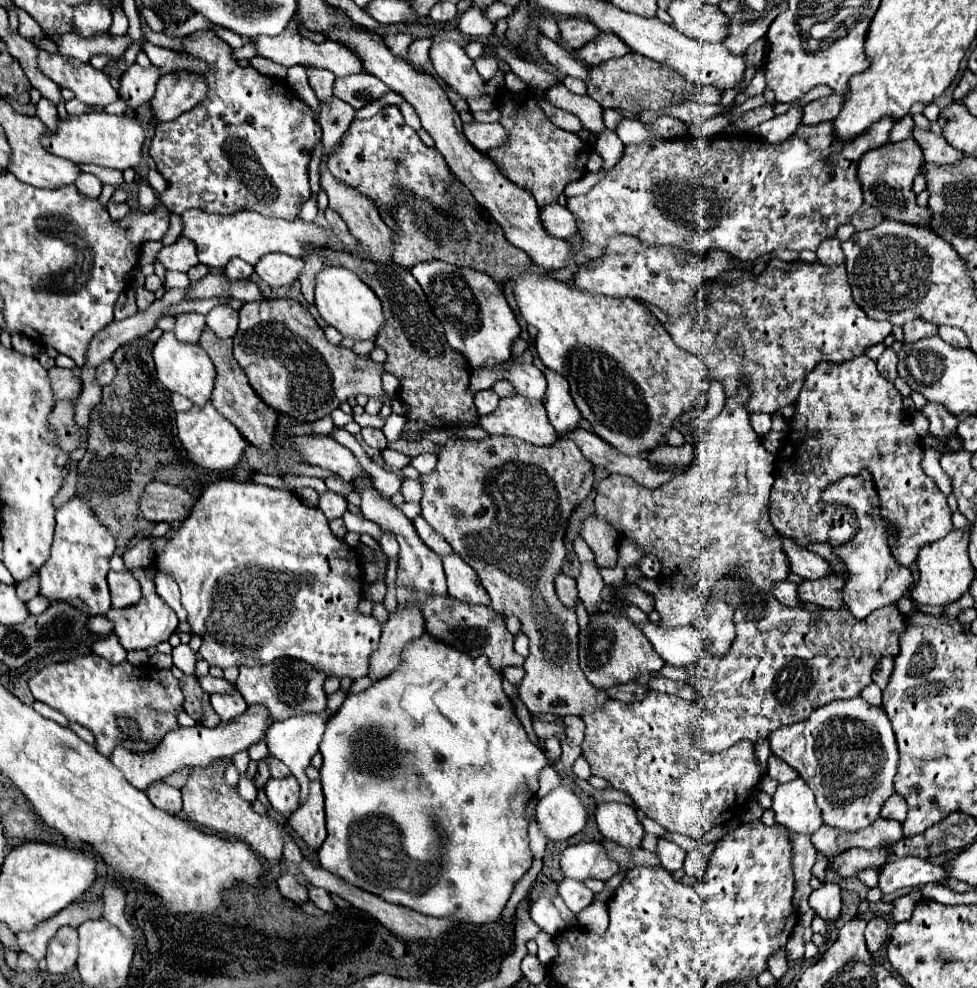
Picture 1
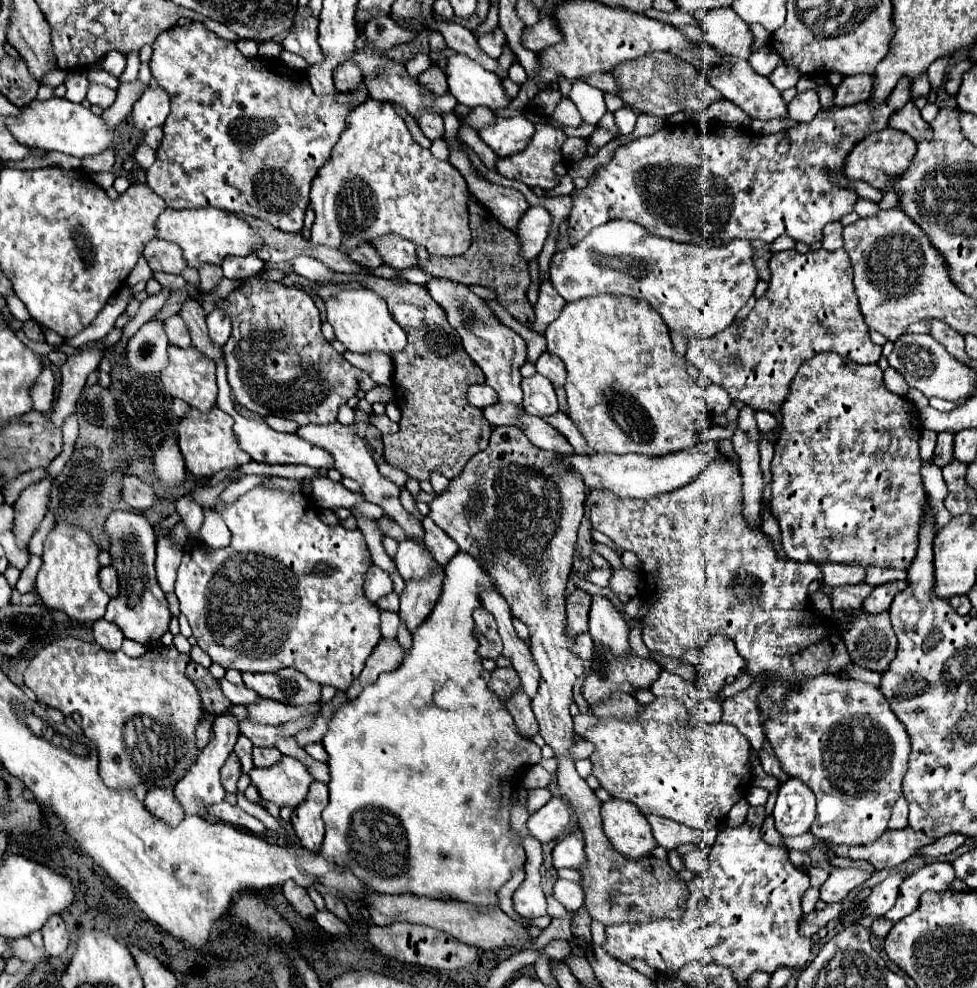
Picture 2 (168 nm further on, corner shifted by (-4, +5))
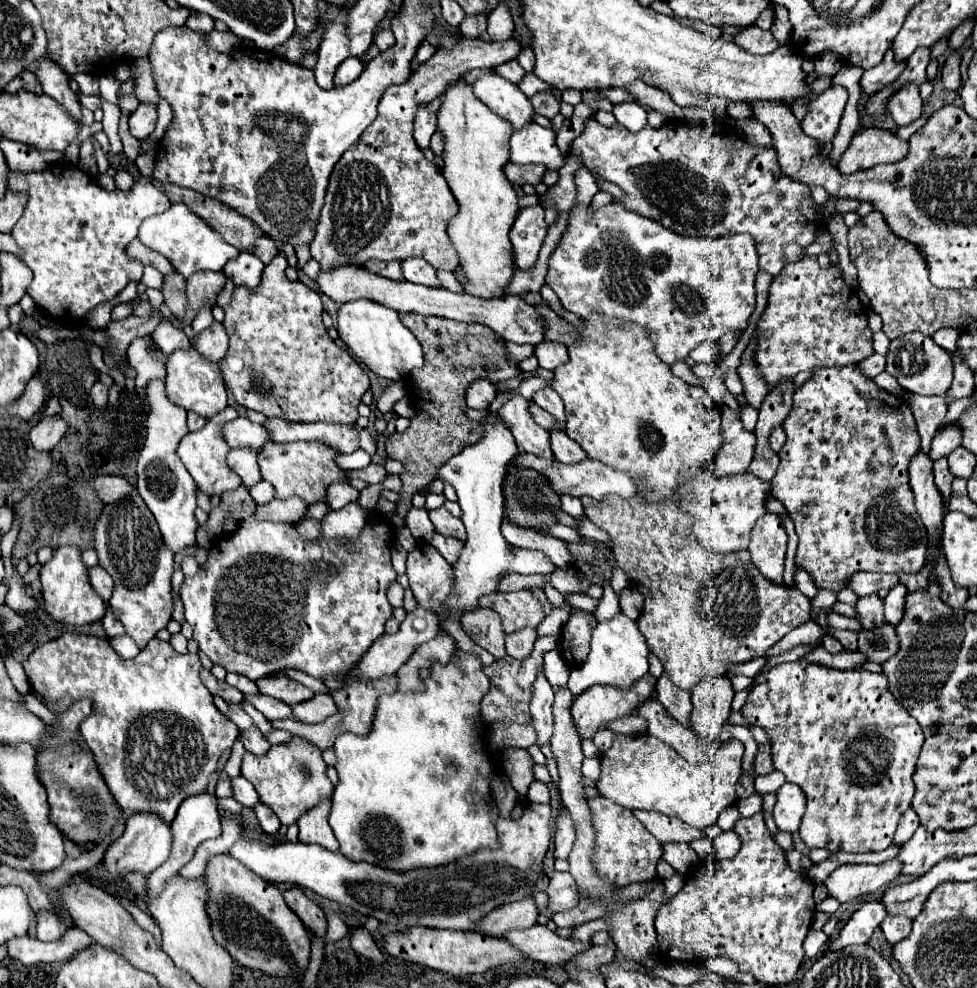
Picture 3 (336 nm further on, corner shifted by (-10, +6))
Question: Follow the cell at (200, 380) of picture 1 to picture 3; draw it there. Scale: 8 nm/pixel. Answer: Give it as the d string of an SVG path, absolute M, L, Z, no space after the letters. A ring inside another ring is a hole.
M195 348L175 350L169 356L165 386L171 402L175 402L177 406L183 406L185 410L197 412L203 418L213 418L215 414L227 408L227 392L225 392L225 382L223 382L219 364L203 358Z

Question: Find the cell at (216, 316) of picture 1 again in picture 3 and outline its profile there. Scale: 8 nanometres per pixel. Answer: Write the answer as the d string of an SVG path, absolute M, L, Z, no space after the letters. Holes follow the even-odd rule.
M213 322L207 330L203 330L195 342L195 350L207 356L213 362L219 362L229 348L229 336L221 322Z

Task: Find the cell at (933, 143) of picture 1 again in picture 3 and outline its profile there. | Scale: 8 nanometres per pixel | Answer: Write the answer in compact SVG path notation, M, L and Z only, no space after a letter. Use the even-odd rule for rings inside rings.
M915 84L903 86L889 100L889 114L897 122L897 126L907 126L915 122L923 112L923 100L919 98L919 88Z

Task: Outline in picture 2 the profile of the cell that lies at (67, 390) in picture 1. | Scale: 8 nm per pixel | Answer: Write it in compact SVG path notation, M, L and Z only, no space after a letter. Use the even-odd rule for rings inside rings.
M43 367L41 375L37 377L37 383L33 385L31 391L31 399L33 399L33 409L41 411L41 413L49 413L53 409L53 401L55 401L55 375L49 367Z

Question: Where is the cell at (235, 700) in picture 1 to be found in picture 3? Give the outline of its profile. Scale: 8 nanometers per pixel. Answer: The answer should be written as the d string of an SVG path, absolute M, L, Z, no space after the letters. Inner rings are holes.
M207 790L201 794L193 794L187 796L179 810L173 824L173 846L171 846L171 856L167 862L163 862L155 872L151 872L151 890L163 890L163 882L167 882L167 878L175 876L195 854L197 846L209 838L219 838L221 836L221 822L219 822L219 812L217 812L217 802L219 798L215 794L209 794Z

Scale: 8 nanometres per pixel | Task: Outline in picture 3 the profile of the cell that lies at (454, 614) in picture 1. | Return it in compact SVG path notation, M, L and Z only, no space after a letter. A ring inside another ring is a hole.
M479 608L471 614L463 616L463 630L473 638L475 644L491 652L495 658L503 658L505 654L505 632L501 626L499 614L489 608Z

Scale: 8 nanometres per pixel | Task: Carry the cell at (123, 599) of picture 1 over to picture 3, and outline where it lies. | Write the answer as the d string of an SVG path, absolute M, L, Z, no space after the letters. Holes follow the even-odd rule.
M95 566L95 568L89 568L89 578L91 578L93 586L95 586L95 592L105 602L109 602L109 598L113 594L113 580L111 580L111 576L101 566Z

